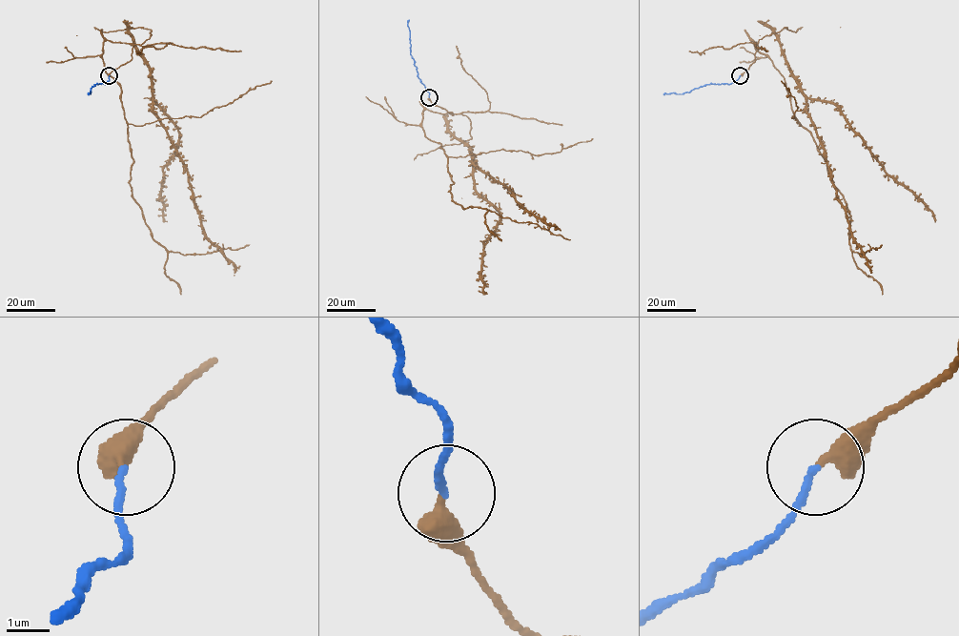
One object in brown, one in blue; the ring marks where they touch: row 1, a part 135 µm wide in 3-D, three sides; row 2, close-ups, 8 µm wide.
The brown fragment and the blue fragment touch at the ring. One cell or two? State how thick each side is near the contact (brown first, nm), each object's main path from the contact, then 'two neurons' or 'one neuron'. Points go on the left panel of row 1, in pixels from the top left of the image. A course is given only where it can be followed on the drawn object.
calibres 400 and 160 nm; course brown (109, 75), (132, 46), (105, 40), (102, 58), (151, 236), (219, 252), (153, 98), (179, 134), (167, 221); course blue (110, 75), (105, 84), (94, 85), (90, 94); one neuron

